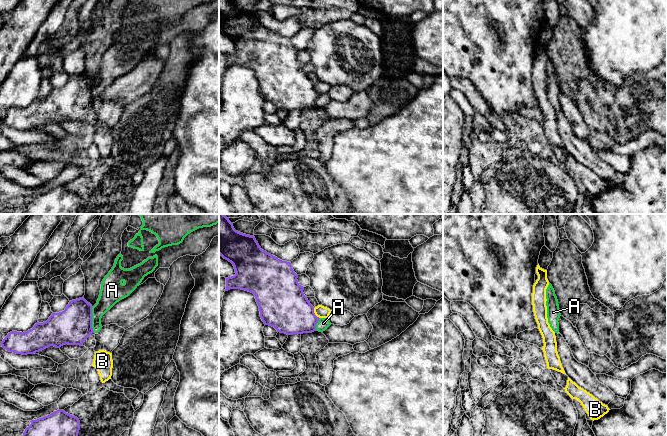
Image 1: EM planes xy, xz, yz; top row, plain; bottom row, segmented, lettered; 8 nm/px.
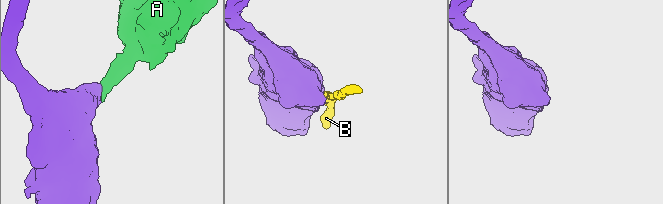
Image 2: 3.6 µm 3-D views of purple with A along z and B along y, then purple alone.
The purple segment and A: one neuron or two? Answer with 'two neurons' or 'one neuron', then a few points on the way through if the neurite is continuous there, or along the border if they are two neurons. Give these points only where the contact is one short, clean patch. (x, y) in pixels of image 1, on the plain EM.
two neurons; border xy (91, 83), (91, 103), (94, 107)

